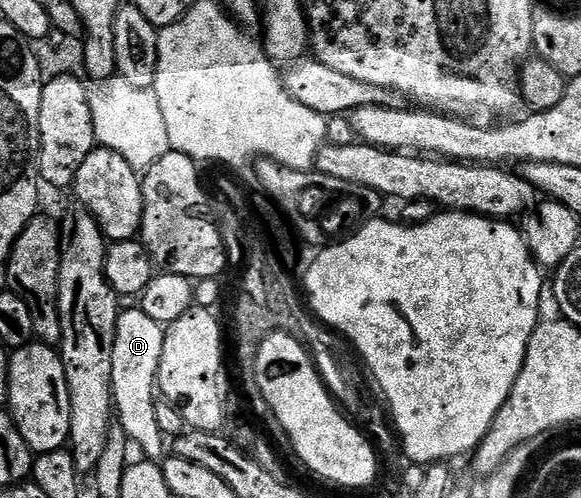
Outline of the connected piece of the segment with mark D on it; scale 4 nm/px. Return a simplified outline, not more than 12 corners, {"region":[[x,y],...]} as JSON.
{"region":[[138,307],[117,315],[115,418],[141,454],[164,457],[155,418],[164,327]]}

